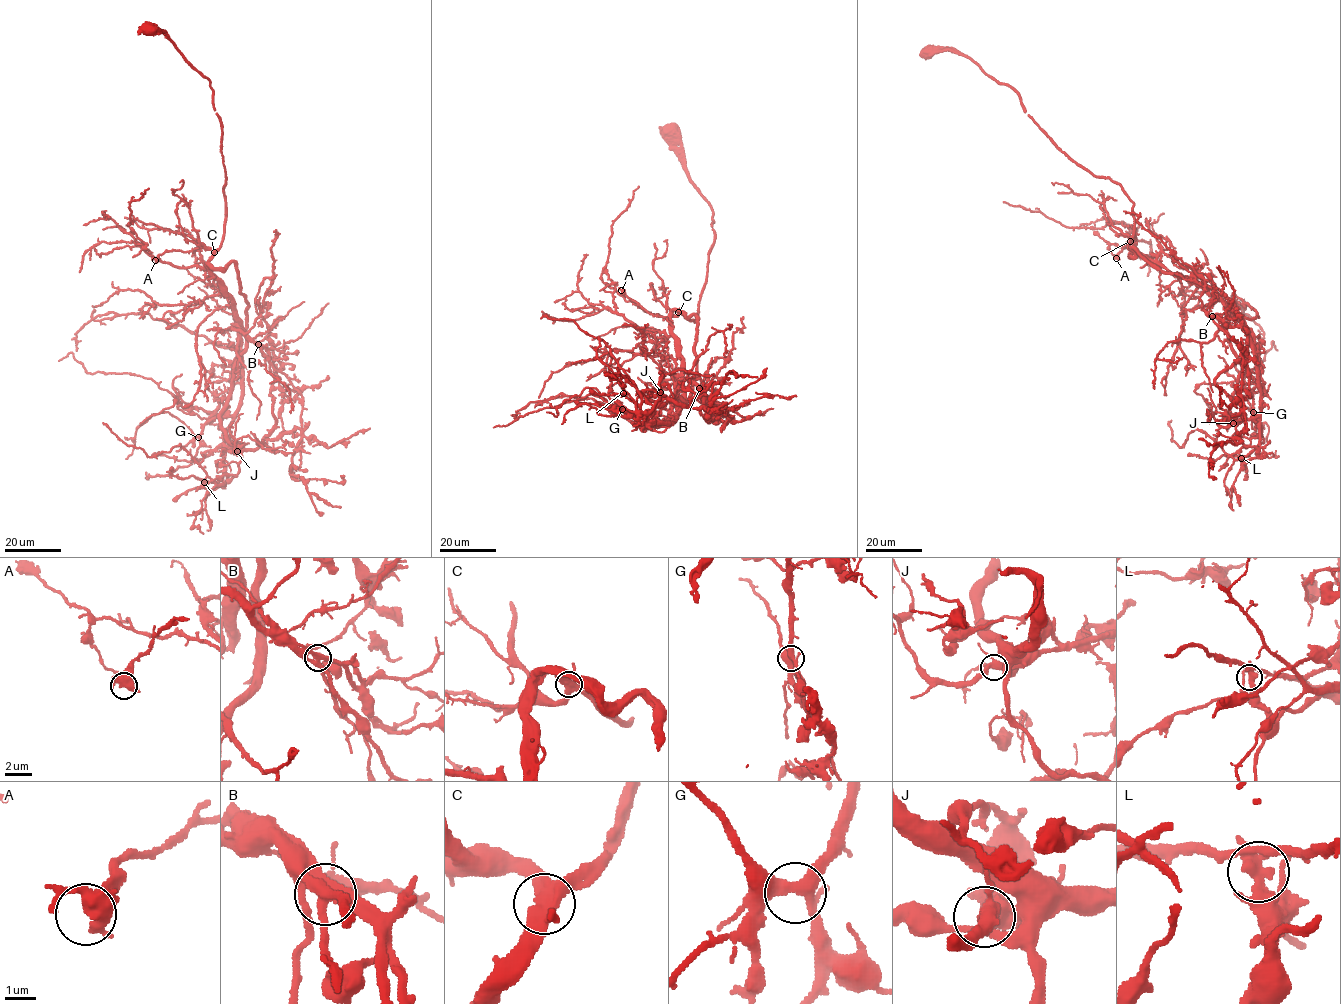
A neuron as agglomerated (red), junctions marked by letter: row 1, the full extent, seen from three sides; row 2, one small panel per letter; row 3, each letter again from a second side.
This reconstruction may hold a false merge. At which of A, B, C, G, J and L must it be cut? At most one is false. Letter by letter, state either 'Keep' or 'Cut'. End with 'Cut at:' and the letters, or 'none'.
A: Keep
B: Keep
C: Keep
G: Keep
J: Keep
L: Keep
Cut at: none

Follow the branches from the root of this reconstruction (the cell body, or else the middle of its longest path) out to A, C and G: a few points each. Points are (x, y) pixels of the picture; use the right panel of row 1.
A: (928, 52), (968, 56), (1019, 95), (1060, 150), (1120, 186), (1133, 203), (1136, 238), (1116, 258)
C: (928, 52), (968, 56), (1019, 95), (1060, 150), (1117, 182), (1133, 203), (1130, 241)
G: (928, 52), (968, 56), (1060, 150), (1120, 186), (1133, 203), (1129, 248), (1240, 319), (1255, 360), (1253, 412)

